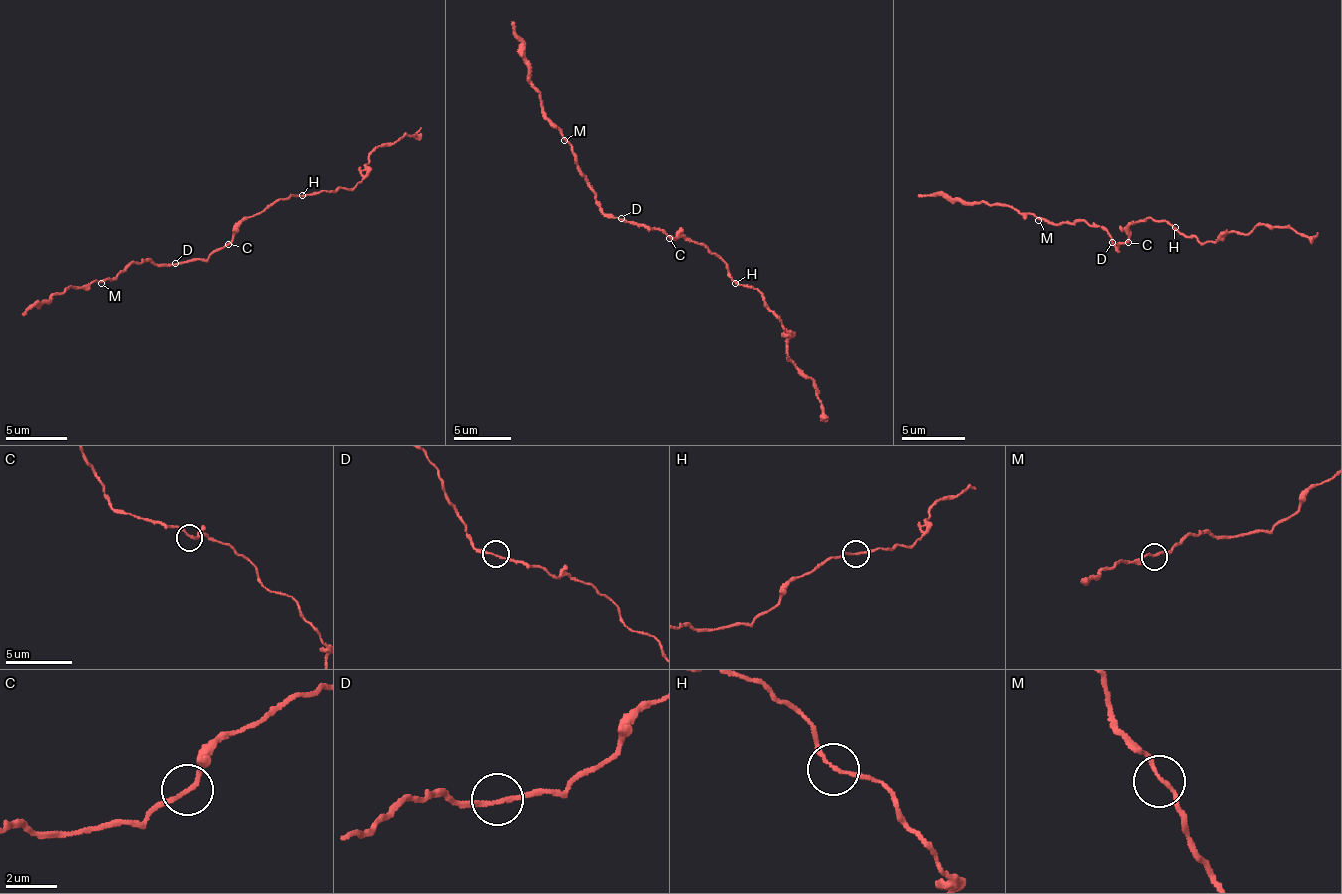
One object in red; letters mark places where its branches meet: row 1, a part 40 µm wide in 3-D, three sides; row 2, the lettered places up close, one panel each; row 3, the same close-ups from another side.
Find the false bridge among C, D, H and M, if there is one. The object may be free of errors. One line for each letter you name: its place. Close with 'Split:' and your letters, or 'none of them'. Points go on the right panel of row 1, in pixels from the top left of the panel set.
H: Place: (1175, 227)
Split: H

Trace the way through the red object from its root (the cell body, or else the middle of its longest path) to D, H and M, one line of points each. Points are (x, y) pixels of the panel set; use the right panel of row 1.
D: (1125, 242), (1116, 248), (1118, 245), (1115, 247), (1112, 242)
H: (1125, 242), (1126, 230), (1151, 218), (1168, 221), (1175, 228)
M: (1125, 242), (1116, 248), (1118, 245), (1115, 247), (1104, 228), (1082, 222), (1052, 224), (1041, 218), (1038, 220)

